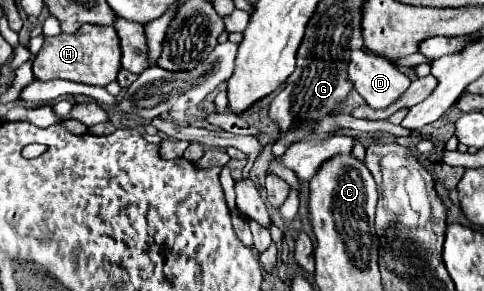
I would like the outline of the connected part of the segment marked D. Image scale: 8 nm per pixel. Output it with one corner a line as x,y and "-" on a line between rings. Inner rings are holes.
365,50
351,52
349,80
355,84
355,90
363,96
363,100
375,110
395,104
411,86
411,80
401,74
395,64
367,54

